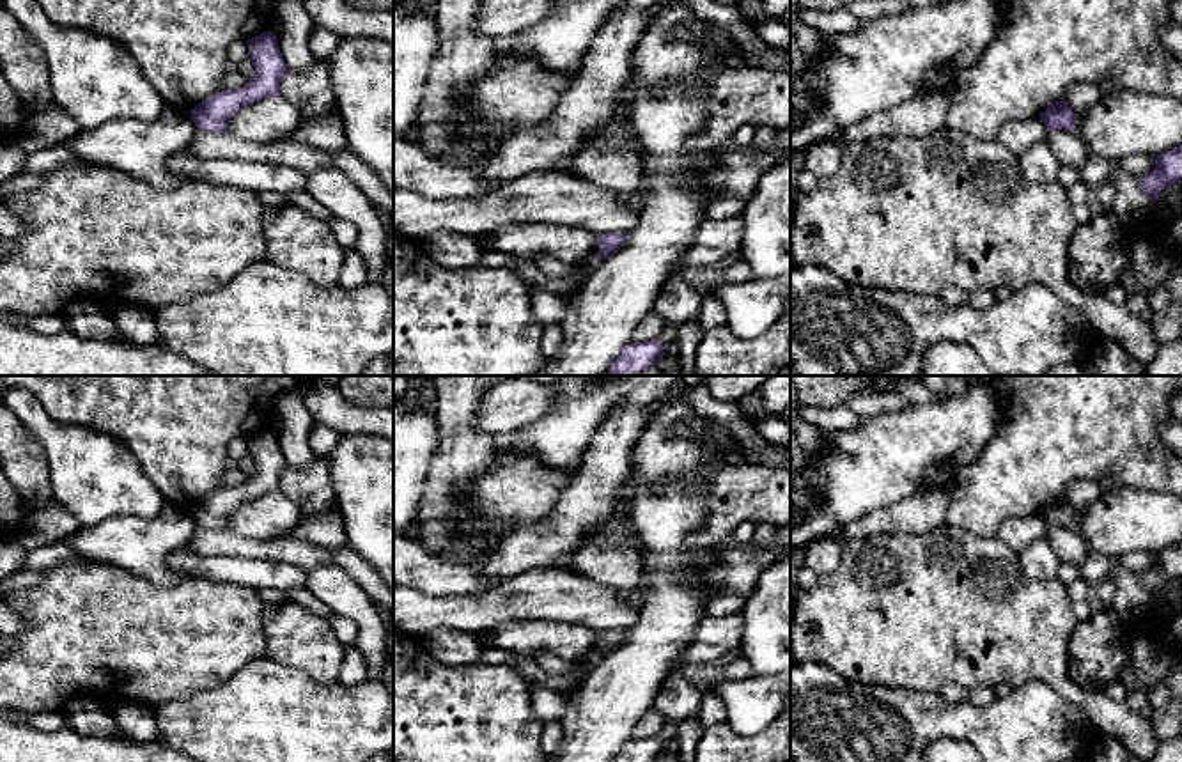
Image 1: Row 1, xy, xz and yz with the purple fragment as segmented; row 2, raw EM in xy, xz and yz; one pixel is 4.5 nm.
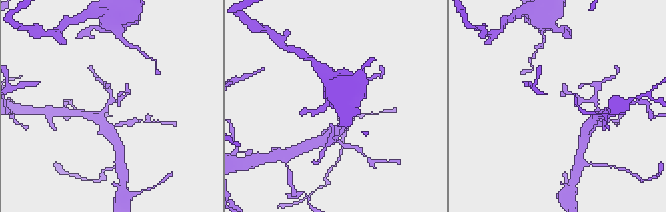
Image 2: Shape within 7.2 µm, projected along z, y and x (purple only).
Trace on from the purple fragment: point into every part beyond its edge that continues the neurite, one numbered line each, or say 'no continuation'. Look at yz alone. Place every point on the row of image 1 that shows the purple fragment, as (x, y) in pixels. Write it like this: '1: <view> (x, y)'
no continuation

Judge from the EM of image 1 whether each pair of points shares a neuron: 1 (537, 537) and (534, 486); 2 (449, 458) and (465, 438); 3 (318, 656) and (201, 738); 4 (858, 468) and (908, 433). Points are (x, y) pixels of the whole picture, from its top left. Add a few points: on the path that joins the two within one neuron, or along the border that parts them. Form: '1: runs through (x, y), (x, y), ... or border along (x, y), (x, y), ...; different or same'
1: border along (564, 493), (544, 518), (511, 530), (498, 543); different
2: runs through (454, 452), (461, 443); same
3: border along (266, 656), (296, 667), (319, 683), (335, 681); different
4: runs through (870, 468), (895, 445); same

